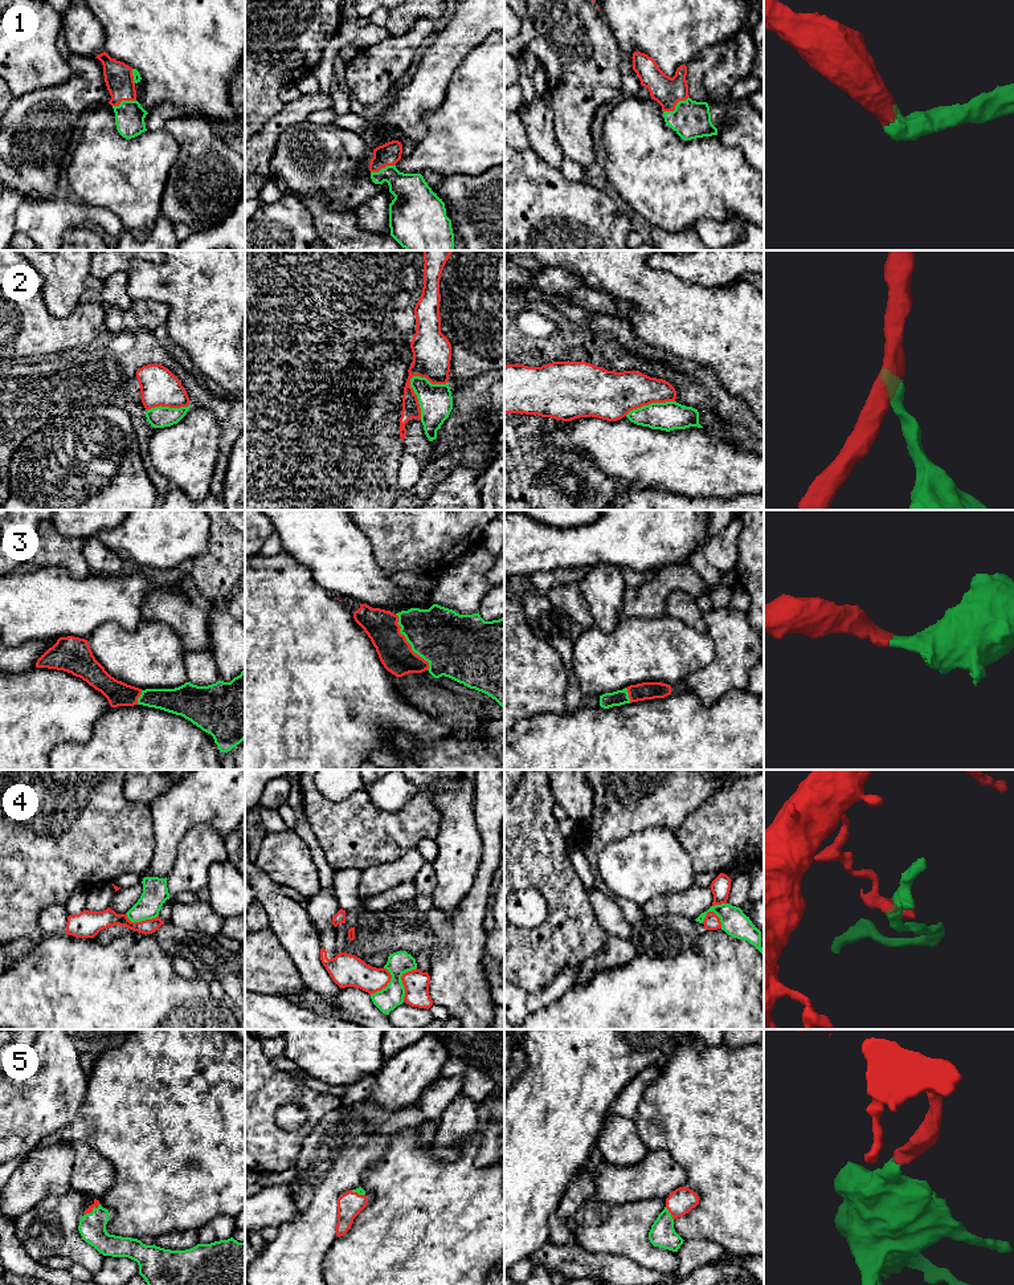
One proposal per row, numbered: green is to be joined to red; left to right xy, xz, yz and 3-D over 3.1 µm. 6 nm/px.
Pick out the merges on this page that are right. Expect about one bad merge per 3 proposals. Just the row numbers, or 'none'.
1, 3, 5

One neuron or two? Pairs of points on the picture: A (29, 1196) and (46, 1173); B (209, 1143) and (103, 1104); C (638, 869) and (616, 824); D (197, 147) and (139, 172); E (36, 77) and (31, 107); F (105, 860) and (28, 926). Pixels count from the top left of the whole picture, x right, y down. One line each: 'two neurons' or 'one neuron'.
A: one neuron
B: one neuron
C: two neurons
D: two neurons
E: two neurons
F: one neuron

